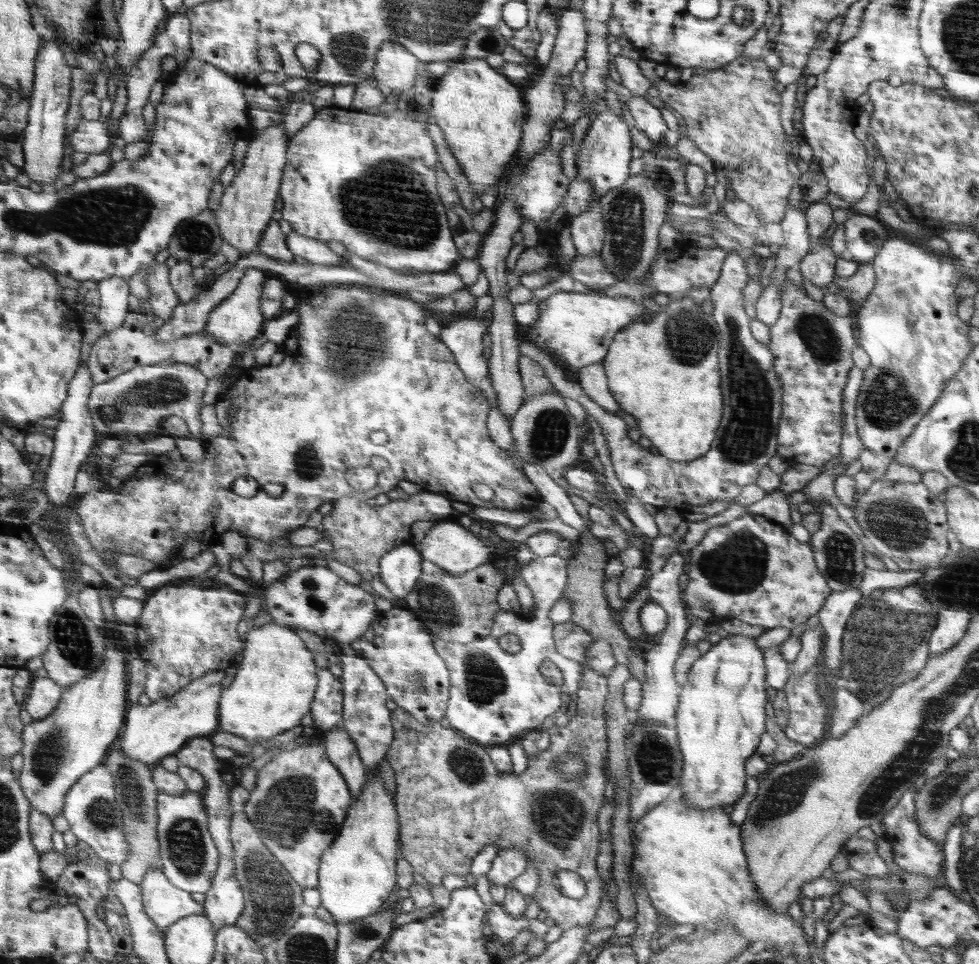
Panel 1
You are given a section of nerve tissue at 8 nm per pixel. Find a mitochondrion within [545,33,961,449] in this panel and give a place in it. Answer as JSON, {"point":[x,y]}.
{"point":[625,213]}

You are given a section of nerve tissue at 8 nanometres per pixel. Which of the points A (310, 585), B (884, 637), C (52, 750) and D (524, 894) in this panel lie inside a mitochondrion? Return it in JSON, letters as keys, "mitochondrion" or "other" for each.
{"A":"other","B":"mitochondrion","C":"mitochondrion","D":"other"}

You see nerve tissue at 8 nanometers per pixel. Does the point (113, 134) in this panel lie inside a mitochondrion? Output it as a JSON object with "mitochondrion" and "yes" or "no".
{"mitochondrion":"no"}

